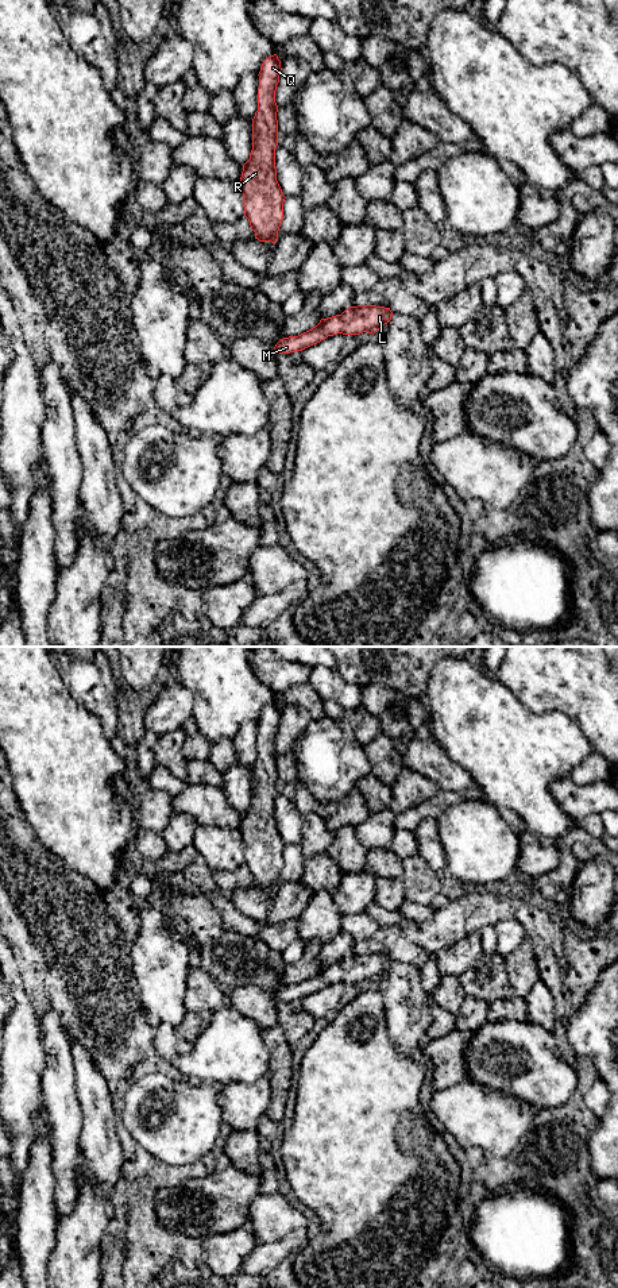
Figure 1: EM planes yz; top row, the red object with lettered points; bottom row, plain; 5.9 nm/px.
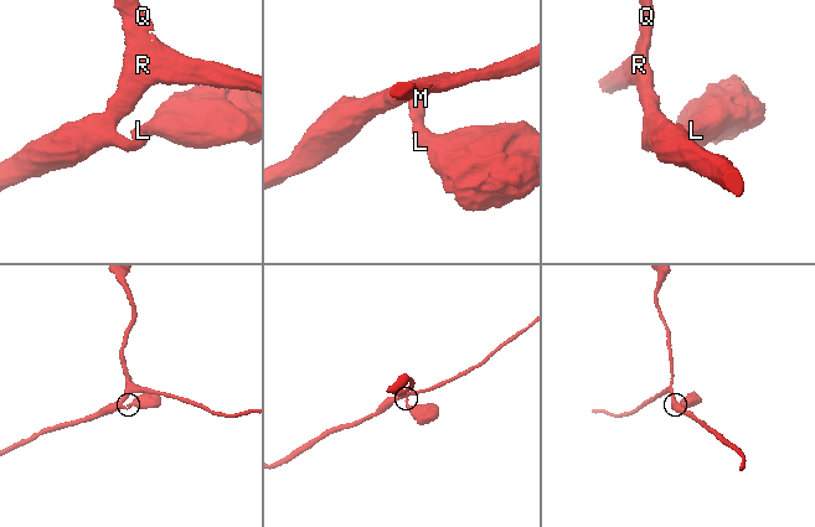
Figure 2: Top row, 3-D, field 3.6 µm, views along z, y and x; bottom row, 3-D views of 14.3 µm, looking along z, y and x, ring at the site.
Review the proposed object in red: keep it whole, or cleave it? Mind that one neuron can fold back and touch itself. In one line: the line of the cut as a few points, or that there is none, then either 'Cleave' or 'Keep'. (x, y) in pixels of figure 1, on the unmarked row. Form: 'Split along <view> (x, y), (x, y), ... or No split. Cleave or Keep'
No split. Keep

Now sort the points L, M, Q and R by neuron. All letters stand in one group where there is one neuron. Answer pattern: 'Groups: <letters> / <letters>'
Groups: L M Q R

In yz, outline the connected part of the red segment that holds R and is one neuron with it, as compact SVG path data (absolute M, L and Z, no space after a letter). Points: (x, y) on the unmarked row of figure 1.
M277 702L266 706L260 714L258 759L252 767L252 798L240 825L244 864L255 880L255 887L274 892L278 888L286 847L277 829L275 817L278 794L275 739L281 718Z

